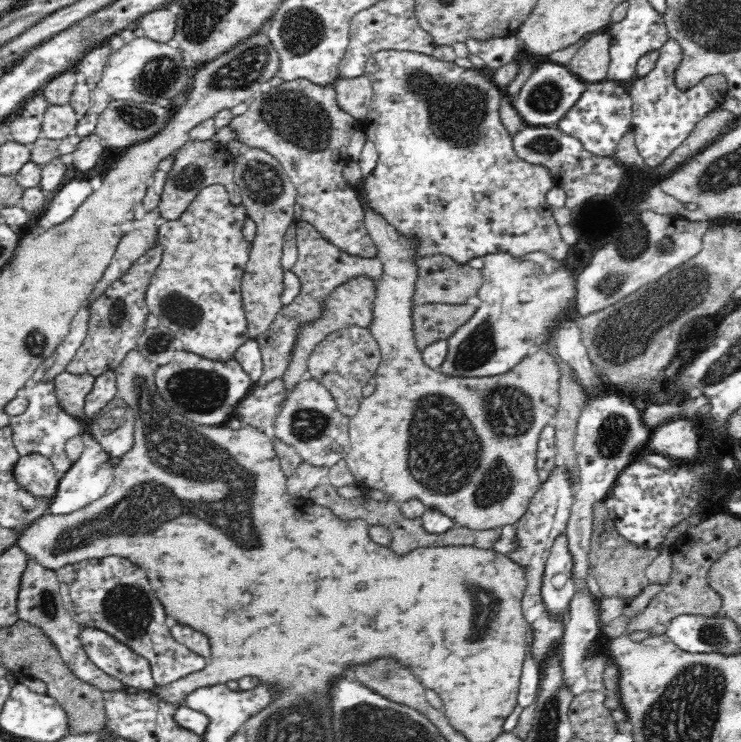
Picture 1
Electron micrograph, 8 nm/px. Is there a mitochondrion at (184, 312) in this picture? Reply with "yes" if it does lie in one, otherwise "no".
yes

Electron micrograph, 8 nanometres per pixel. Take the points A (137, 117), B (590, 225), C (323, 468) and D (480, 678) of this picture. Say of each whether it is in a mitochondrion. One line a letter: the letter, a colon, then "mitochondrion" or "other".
A: mitochondrion
B: other
C: other
D: other

